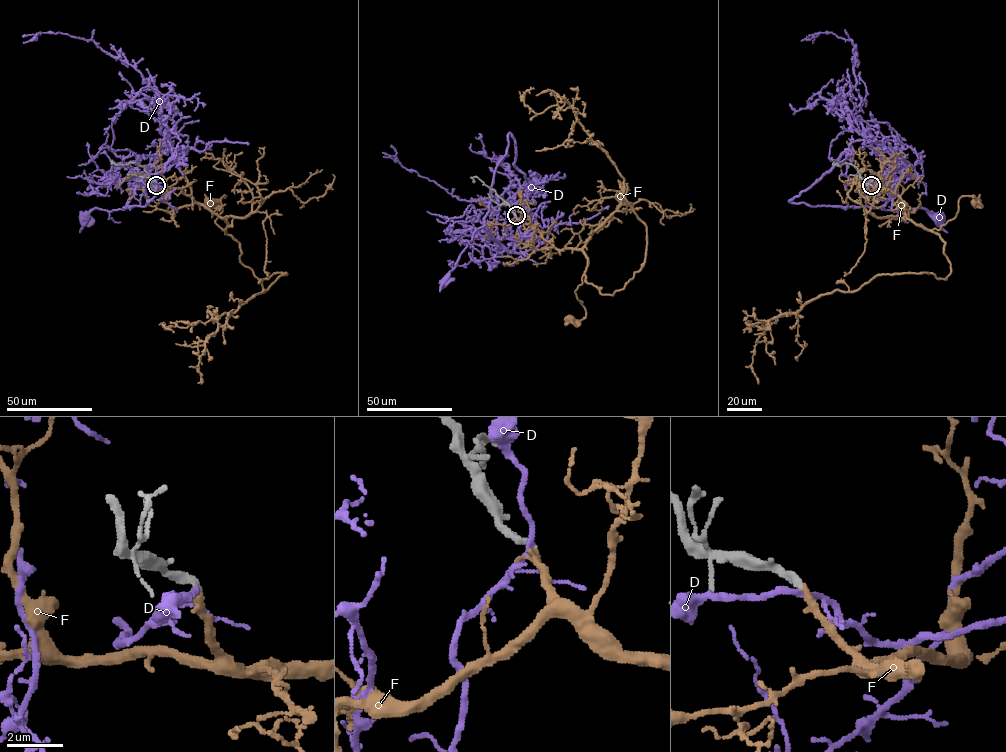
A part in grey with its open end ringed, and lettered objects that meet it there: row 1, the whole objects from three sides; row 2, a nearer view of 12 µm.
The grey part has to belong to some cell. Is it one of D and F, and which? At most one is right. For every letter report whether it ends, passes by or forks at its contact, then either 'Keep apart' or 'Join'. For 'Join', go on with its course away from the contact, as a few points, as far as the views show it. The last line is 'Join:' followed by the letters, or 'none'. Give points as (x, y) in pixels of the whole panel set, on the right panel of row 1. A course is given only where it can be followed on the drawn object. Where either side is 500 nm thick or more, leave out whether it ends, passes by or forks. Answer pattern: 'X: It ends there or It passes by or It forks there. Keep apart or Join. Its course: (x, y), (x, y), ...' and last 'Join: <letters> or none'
D: It passes by. Keep apart
F: It ends there. Join. Its course: (872, 185), (888, 188), (906, 204), (905, 216), (928, 229), (954, 218), (963, 196), (975, 202)
Join: F

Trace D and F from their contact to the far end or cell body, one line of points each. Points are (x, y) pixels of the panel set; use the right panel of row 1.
D: (871, 185), (883, 187), (895, 181), (894, 177), (895, 190), (882, 208), (899, 211), (924, 208), (937, 217)
F: (872, 185), (888, 188), (906, 204), (905, 216), (928, 229), (954, 218), (963, 196), (975, 202)

